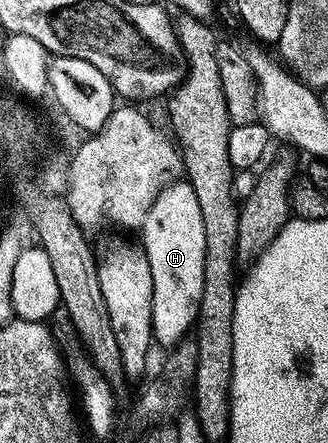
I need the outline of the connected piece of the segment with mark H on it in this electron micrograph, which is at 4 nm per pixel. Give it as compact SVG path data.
M178 179L166 186L152 203L152 211L144 219L140 230L140 244L148 255L148 267L152 267L152 328L157 344L171 347L183 340L195 328L200 299L204 295L204 215L200 215L200 203L196 203L196 191L189 180Z

